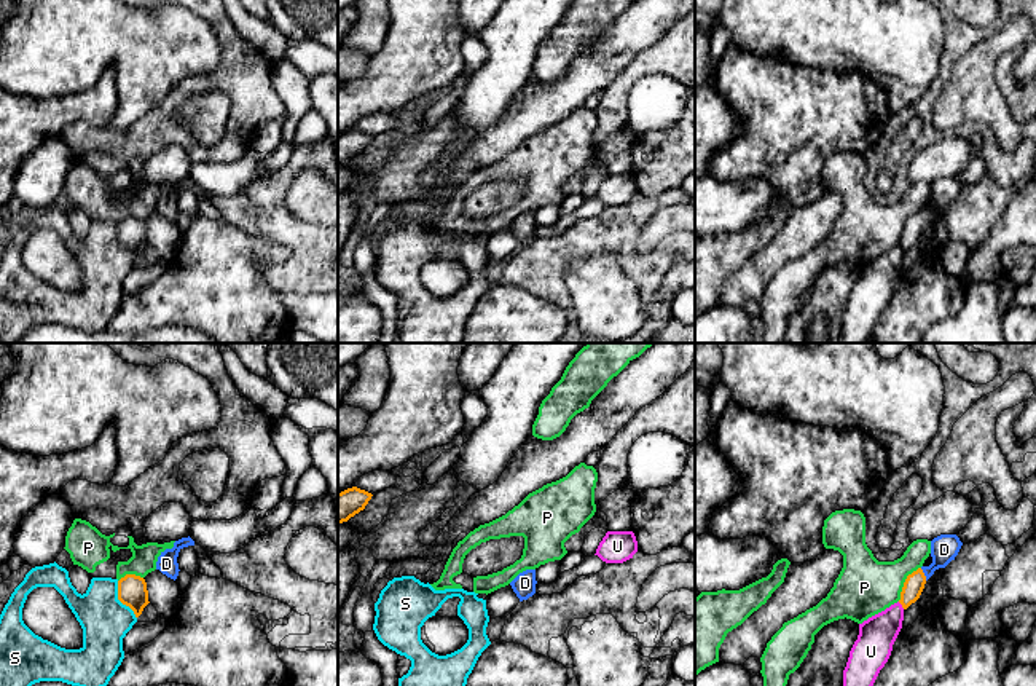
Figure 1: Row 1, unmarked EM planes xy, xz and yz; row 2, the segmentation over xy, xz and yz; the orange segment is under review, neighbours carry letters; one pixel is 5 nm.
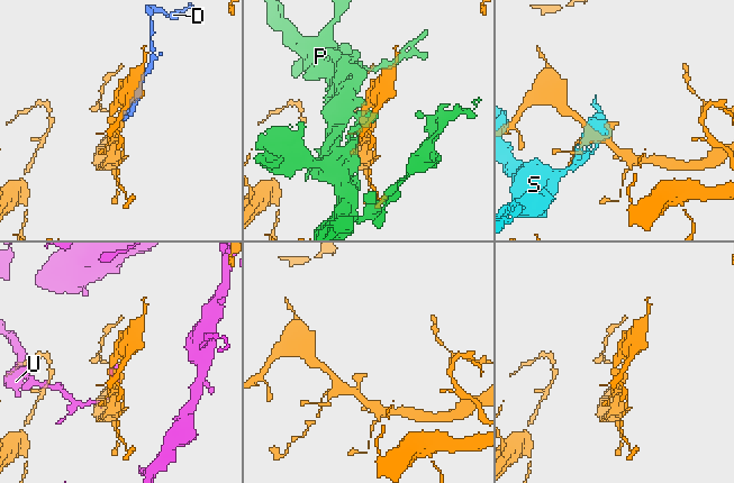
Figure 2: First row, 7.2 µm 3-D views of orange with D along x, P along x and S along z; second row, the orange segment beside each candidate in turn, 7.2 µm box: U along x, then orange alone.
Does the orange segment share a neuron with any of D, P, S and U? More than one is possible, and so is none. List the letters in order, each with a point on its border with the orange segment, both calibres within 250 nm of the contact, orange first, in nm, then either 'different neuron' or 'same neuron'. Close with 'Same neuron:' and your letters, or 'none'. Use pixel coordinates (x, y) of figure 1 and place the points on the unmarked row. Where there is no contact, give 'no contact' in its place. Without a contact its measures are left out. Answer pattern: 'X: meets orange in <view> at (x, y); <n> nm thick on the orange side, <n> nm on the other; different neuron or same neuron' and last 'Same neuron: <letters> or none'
D: meets orange in yz at (923, 217); 100 nm thick on the orange side, 140 nm on the other; same neuron
P: meets orange in yz at (904, 225); 100 nm thick on the orange side, 300 nm on the other; different neuron
S: meets orange in xy at (120, 243); 150 nm thick on the orange side, 240 nm on the other; different neuron
U: meets orange in yz at (901, 246); 100 nm thick on the orange side, 190 nm on the other; different neuron
Same neuron: D

